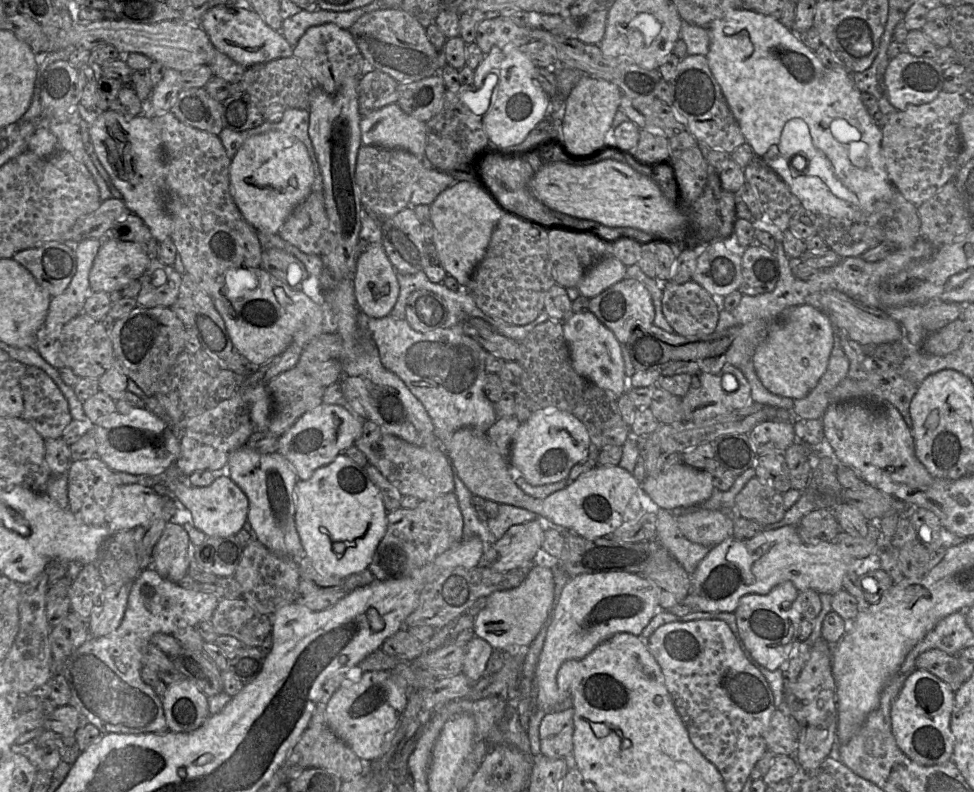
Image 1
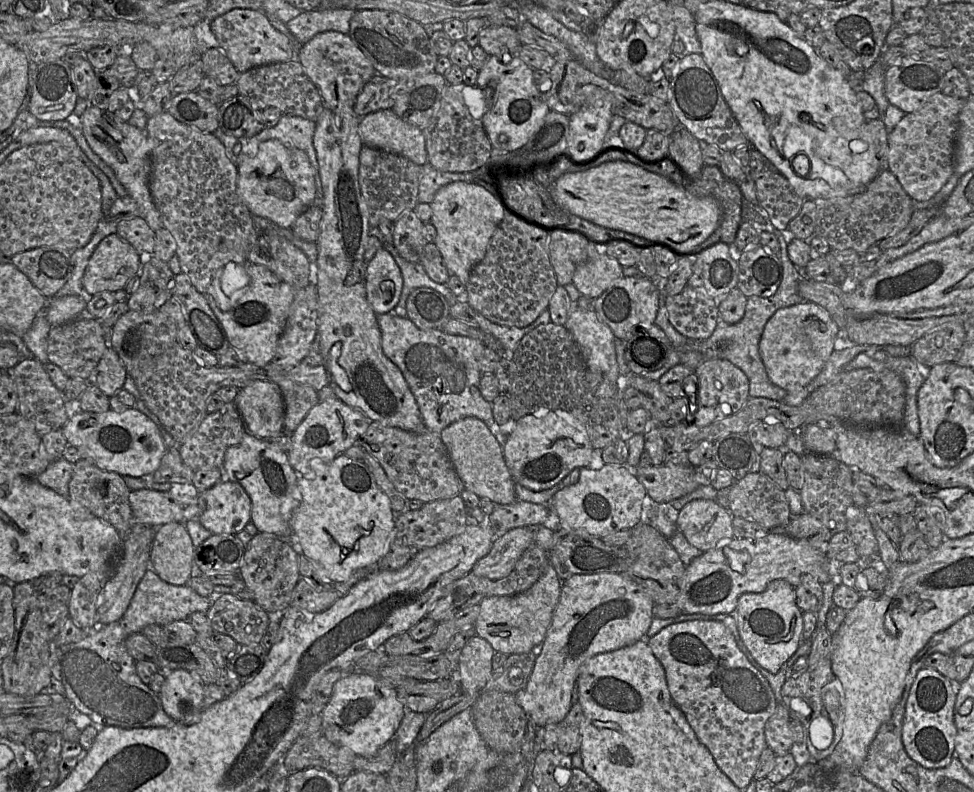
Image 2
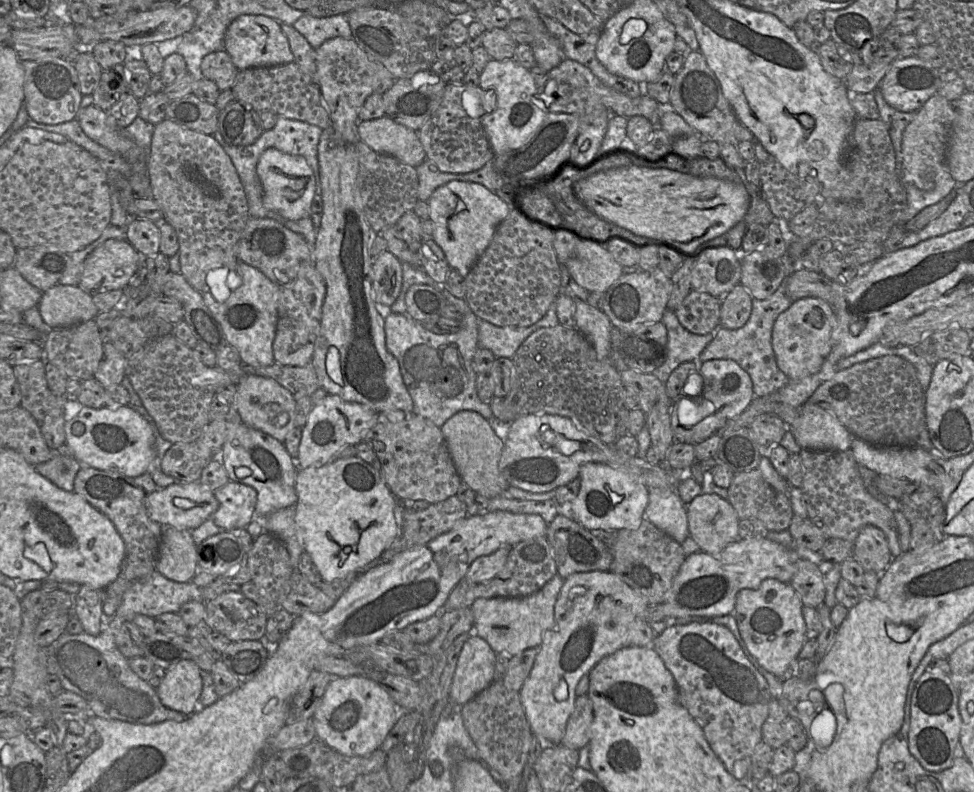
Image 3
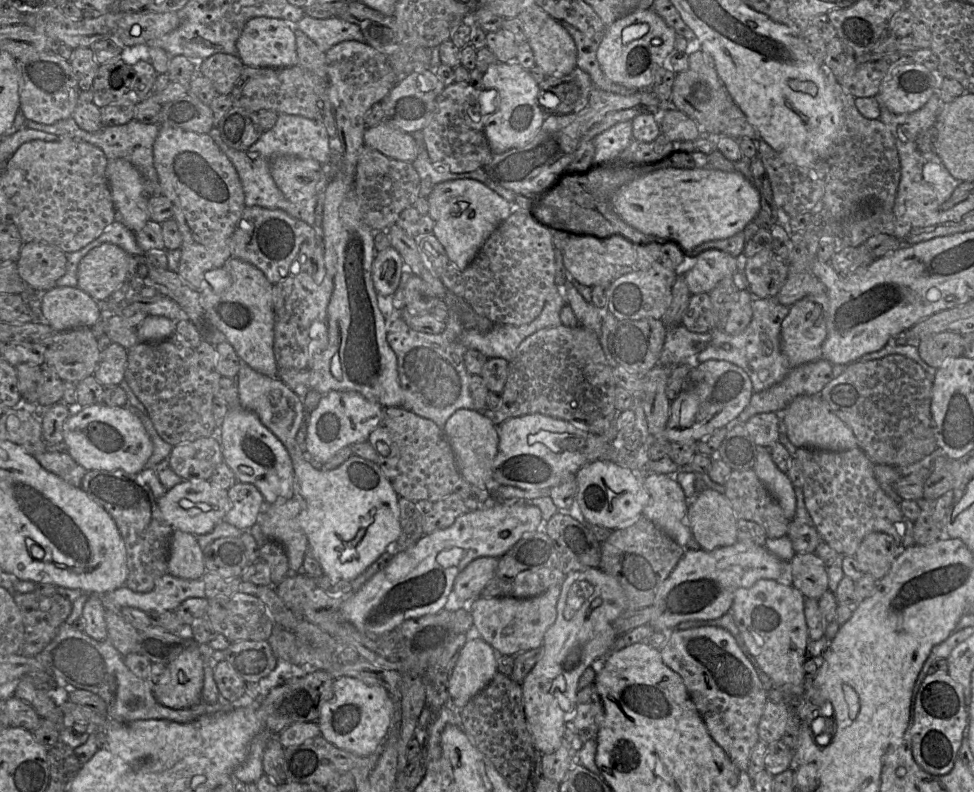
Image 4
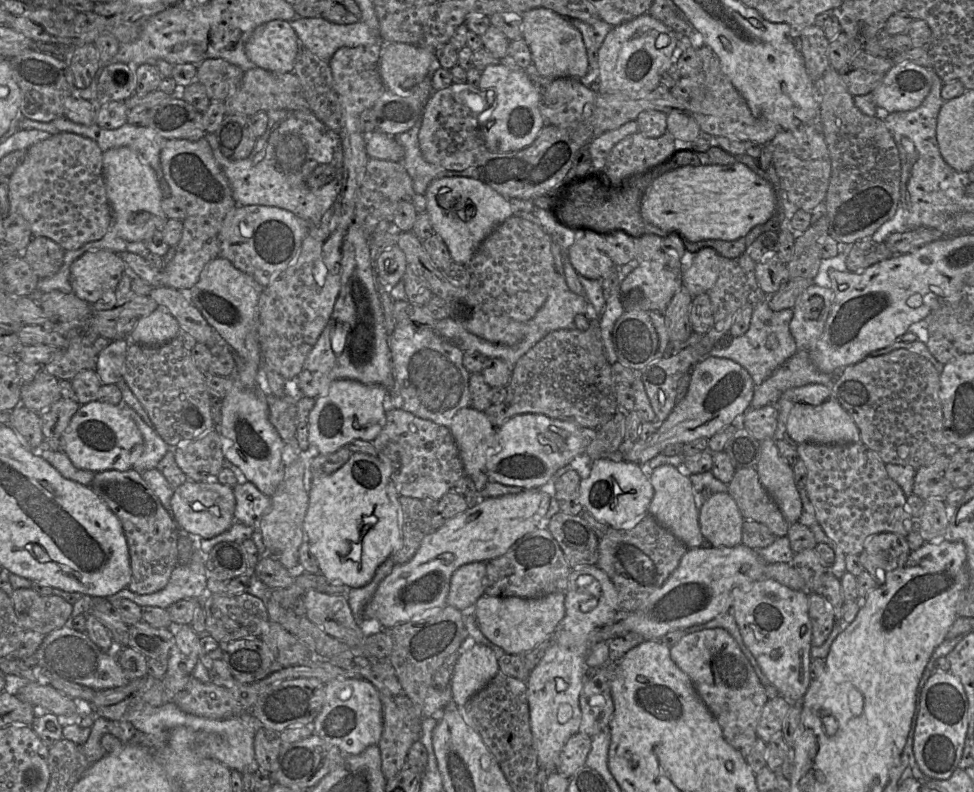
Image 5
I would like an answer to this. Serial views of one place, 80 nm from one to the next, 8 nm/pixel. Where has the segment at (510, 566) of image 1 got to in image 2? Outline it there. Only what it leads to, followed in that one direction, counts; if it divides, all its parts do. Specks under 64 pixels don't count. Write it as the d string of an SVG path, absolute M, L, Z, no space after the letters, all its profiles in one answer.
M517 527L497 537L488 554L480 558L471 572L488 579L506 577L523 552L534 543L534 527Z

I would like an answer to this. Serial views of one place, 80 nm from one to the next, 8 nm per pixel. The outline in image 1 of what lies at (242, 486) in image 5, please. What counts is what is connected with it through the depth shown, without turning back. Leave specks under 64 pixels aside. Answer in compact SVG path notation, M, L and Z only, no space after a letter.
M220 476L206 487L193 487L187 483L187 478L167 479L164 484L170 493L170 497L175 499L179 505L184 506L191 515L190 522L208 537L228 537L240 531L247 521L249 501L241 488L227 476Z

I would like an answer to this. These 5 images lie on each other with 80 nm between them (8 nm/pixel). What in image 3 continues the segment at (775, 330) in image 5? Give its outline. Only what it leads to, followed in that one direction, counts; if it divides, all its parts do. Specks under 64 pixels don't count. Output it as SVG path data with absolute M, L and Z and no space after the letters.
M788 249L786 253L781 257L781 259L785 268L785 278L783 279L777 290L767 299L752 300L752 310L751 310L750 317L746 322L746 324L741 328L727 329L722 326L719 326L714 332L713 339L704 348L704 350L701 352L699 357L700 361L702 362L713 360L713 359L730 359L735 361L751 378L754 396L759 398L771 395L772 393L786 386L790 381L790 379L784 374L784 372L782 372L779 369L777 365L775 353L772 347L772 330L773 330L774 323L777 317L782 312L786 311L794 302L792 299L790 299L787 296L786 286L787 286L787 278L795 271L795 263L790 258L788 254Z

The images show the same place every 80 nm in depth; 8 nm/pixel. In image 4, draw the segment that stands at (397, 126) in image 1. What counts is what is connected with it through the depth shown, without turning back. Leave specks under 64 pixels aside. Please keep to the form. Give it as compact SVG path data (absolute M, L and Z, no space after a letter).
M386 122L366 128L364 143L383 155L412 163L418 155L418 146L412 134L405 133Z

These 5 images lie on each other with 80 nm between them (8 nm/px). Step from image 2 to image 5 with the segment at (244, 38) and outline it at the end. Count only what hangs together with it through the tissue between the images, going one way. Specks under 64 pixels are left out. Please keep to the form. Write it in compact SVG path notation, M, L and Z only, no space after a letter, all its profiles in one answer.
M285 20L261 24L245 45L246 55L257 67L278 73L293 72L299 50L299 38Z

